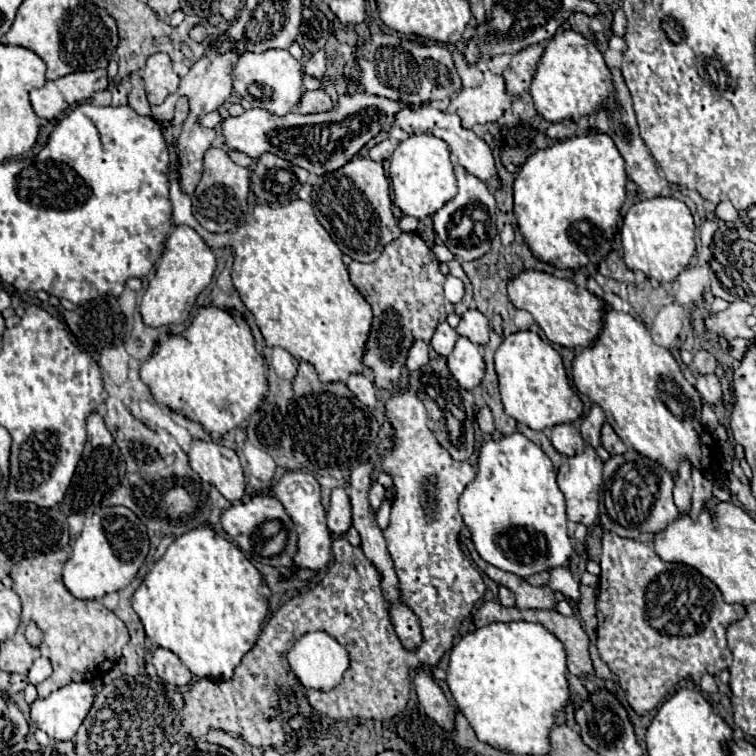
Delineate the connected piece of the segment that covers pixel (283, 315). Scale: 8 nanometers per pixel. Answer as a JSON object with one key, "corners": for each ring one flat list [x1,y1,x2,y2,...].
{"corners":[[161,124,161,130,171,154,169,184,173,222,195,228,209,246,231,244,235,252,233,284,243,304,255,316,267,346,285,348,297,360,301,358,313,364,321,382,345,382,351,374,365,374,363,354,373,312,369,302,351,284,347,266,341,260,341,250,319,224,313,206,303,200,293,200,279,208,255,206,251,222,239,226,237,232,209,234,193,218,191,198,179,188,175,176,177,144,173,128]]}

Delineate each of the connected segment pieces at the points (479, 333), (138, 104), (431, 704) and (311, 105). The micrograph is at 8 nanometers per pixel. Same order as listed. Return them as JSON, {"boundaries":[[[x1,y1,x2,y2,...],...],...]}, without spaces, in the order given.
{"boundaries":[[[467,310,455,330,461,336,469,338,473,344,485,346,489,342,489,322,479,310]],[[133,74,131,82,133,82,133,90,129,92,129,106,141,116,151,116,151,106,147,102,145,90,143,90,143,80,137,74]],[[417,670,413,684,415,684,415,690,417,690,421,706,425,708,425,714,429,718,433,718,445,730,451,730,453,728,451,706,449,706,449,702,445,698,441,686,437,684,437,680,433,676,425,674,423,670]],[[315,90,315,92,305,92,301,96,301,100,297,102,297,110,301,114,313,114,313,112,327,112,333,108,331,98,323,92,323,90]]]}

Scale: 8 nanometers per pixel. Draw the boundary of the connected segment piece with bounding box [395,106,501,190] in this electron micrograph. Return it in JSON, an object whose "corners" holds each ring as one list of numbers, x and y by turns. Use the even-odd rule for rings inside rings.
{"corners":[[423,106,419,110,401,110,395,118,395,124,405,130,407,134,431,134,437,136,441,140,447,142,447,146,451,148,453,156,457,158,457,162,473,176,477,176,481,182,485,182,491,190,499,190,501,188,501,180,497,174,497,166,495,166,495,158,493,158,493,150,489,148,489,144,481,138,477,138,477,134,473,130,465,130,459,122,459,118,455,114,445,114,439,108,433,106]]}

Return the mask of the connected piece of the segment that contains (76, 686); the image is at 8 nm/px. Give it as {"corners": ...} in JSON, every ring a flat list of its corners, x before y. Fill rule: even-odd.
{"corners":[[71,682,31,704,31,722,53,740,73,740,95,700,91,682]]}

